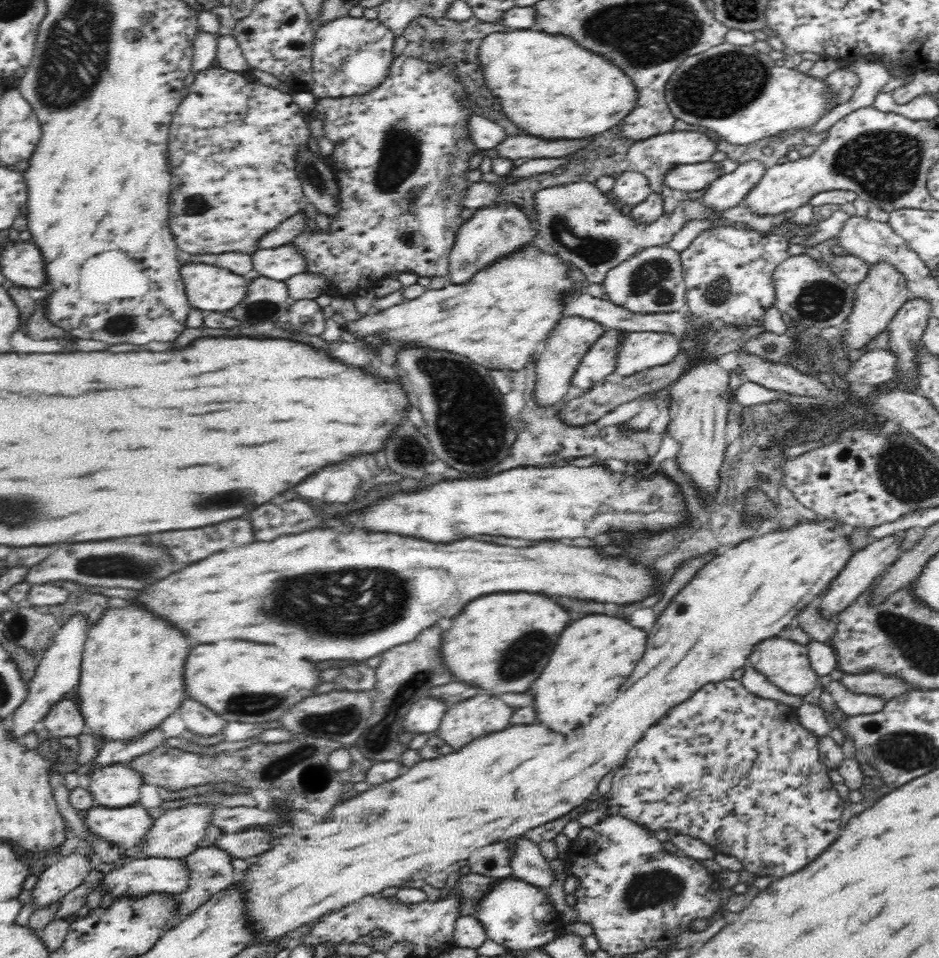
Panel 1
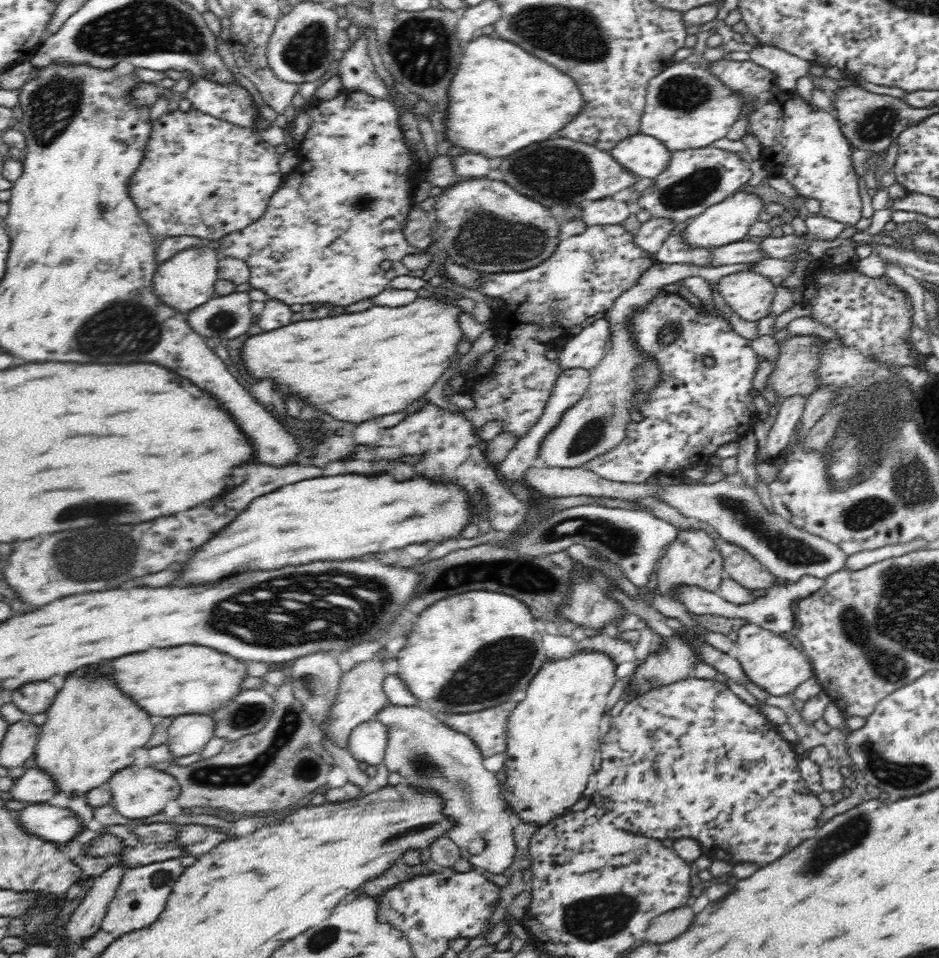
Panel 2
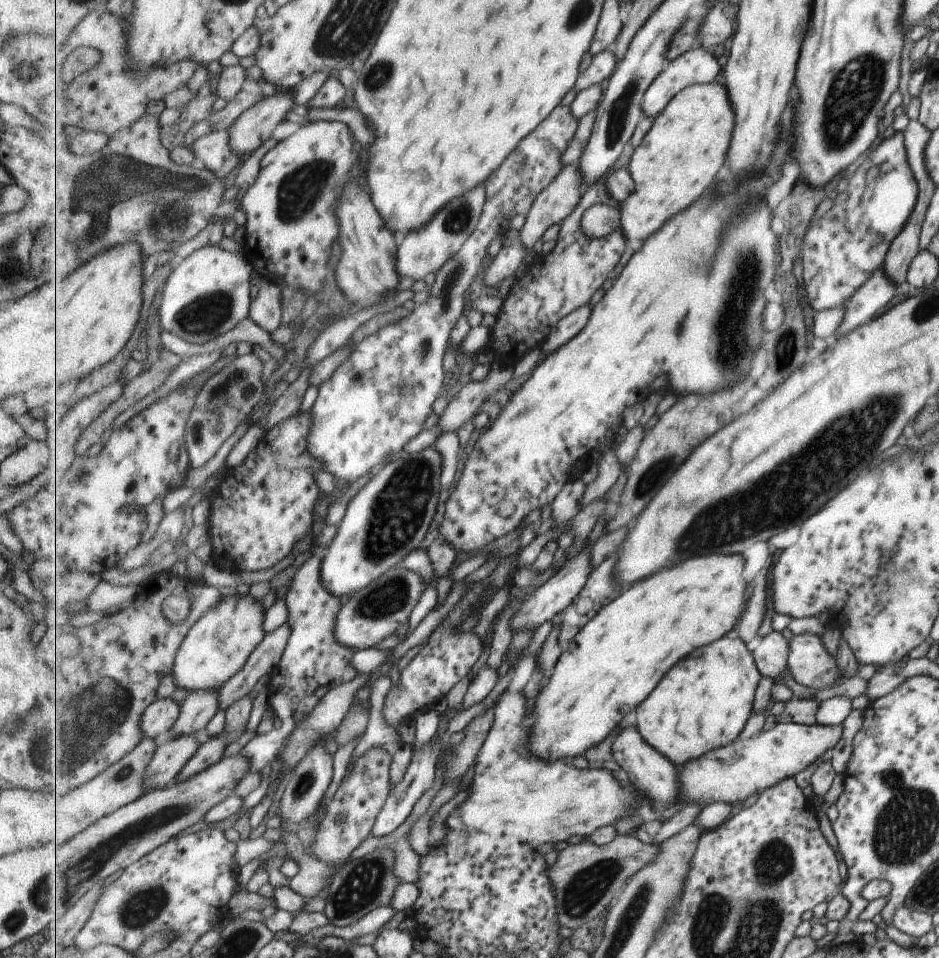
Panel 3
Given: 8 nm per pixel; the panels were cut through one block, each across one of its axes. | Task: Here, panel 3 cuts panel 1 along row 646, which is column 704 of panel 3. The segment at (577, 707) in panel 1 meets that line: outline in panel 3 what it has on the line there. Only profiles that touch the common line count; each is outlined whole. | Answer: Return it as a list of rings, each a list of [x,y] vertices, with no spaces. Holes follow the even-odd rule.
[[[709,554],[709,556],[703,556],[703,558],[693,558],[693,560],[689,558],[689,562],[671,566],[669,570],[661,570],[661,574],[653,574],[653,578],[645,578],[645,582],[637,582],[637,586],[627,588],[627,592],[623,592],[617,600],[613,600],[611,604],[603,606],[595,618],[589,624],[586,624],[585,628],[573,638],[568,648],[564,649],[559,662],[557,662],[551,674],[549,683],[542,688],[537,700],[535,700],[535,707],[531,710],[530,716],[532,721],[535,721],[535,718],[539,718],[539,724],[535,724],[535,730],[531,734],[531,748],[533,748],[533,752],[537,756],[545,758],[545,760],[559,760],[559,758],[565,760],[565,758],[575,758],[579,754],[585,754],[589,748],[593,748],[599,742],[603,742],[621,724],[621,720],[627,714],[625,710],[629,710],[631,706],[637,708],[655,690],[655,686],[659,684],[661,676],[669,668],[673,668],[679,660],[689,656],[695,648],[707,646],[707,644],[723,638],[727,632],[731,632],[734,629],[748,604],[748,600],[745,598],[747,580],[745,580],[743,572],[745,572],[745,558],[743,558],[743,554]]]

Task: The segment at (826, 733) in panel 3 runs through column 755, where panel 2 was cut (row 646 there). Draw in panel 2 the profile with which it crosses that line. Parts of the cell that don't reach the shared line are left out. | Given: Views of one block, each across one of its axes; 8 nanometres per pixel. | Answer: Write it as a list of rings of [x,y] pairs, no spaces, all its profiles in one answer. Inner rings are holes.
[[[746,623],[737,632],[733,654],[741,662],[744,672],[750,680],[764,691],[774,696],[791,695],[800,684],[814,677],[813,665],[805,653],[798,650],[790,640],[782,638],[780,633],[762,628],[759,624]]]

